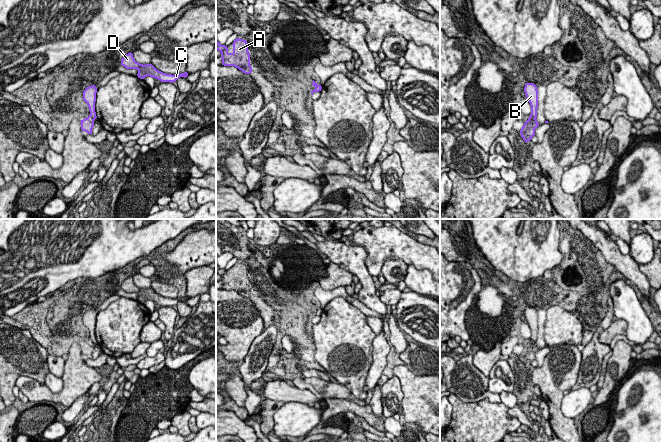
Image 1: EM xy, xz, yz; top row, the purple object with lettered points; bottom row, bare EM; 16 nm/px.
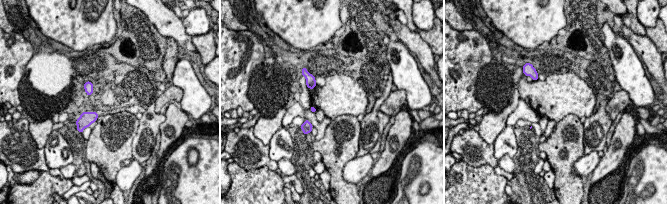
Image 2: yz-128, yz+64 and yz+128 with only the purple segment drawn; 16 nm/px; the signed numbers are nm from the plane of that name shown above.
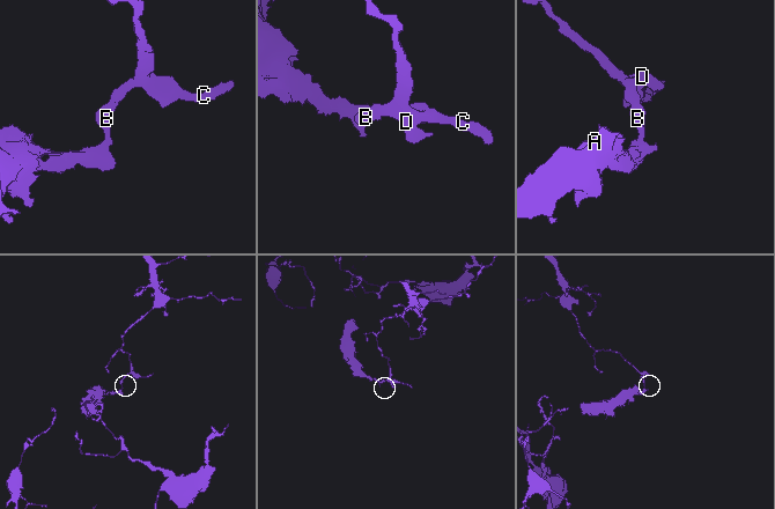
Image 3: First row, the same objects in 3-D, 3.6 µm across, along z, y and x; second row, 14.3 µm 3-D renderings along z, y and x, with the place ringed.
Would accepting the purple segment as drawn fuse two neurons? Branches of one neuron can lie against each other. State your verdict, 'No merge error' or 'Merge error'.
Merge error

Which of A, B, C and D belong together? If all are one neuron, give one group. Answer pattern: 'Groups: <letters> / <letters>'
Groups: A / B C D

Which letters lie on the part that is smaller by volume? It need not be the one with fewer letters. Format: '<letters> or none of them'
A

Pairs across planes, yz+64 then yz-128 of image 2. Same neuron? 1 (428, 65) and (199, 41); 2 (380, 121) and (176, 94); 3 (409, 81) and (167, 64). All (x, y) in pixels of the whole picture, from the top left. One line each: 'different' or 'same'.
1: different
2: different
3: different

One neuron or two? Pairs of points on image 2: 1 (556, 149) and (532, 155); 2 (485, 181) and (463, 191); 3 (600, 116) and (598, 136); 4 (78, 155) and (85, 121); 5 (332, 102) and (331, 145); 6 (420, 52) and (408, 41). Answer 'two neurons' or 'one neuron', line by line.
1: two neurons
2: one neuron
3: one neuron
4: one neuron
5: two neurons
6: one neuron

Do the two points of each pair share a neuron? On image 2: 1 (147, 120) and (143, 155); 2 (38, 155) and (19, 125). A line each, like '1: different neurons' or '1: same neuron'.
1: same neuron
2: same neuron

